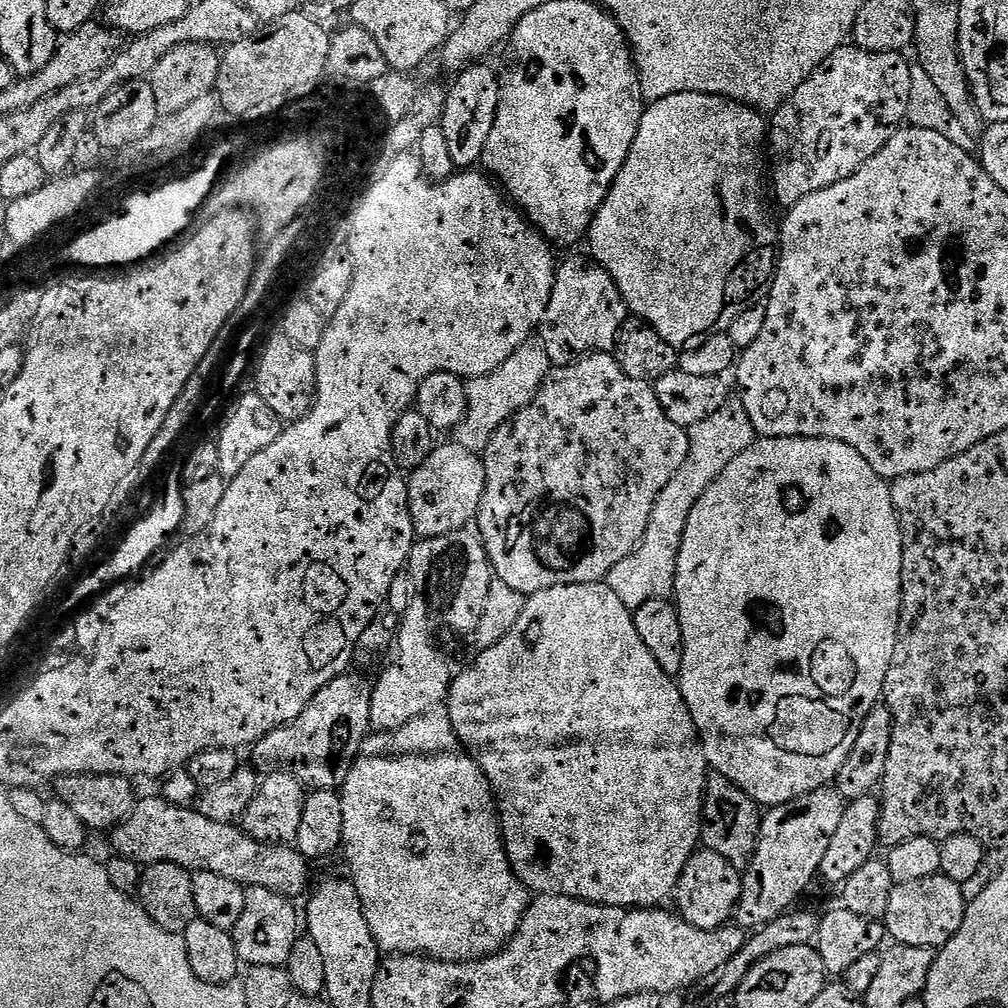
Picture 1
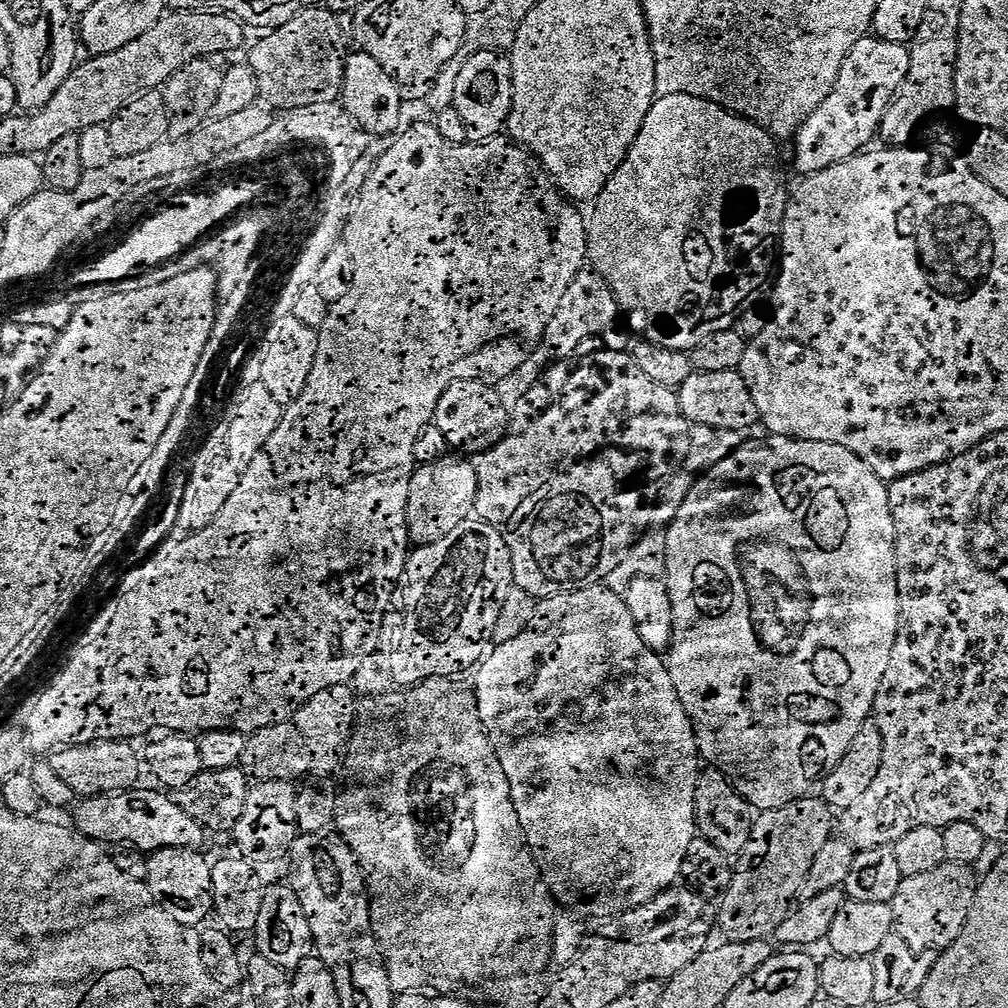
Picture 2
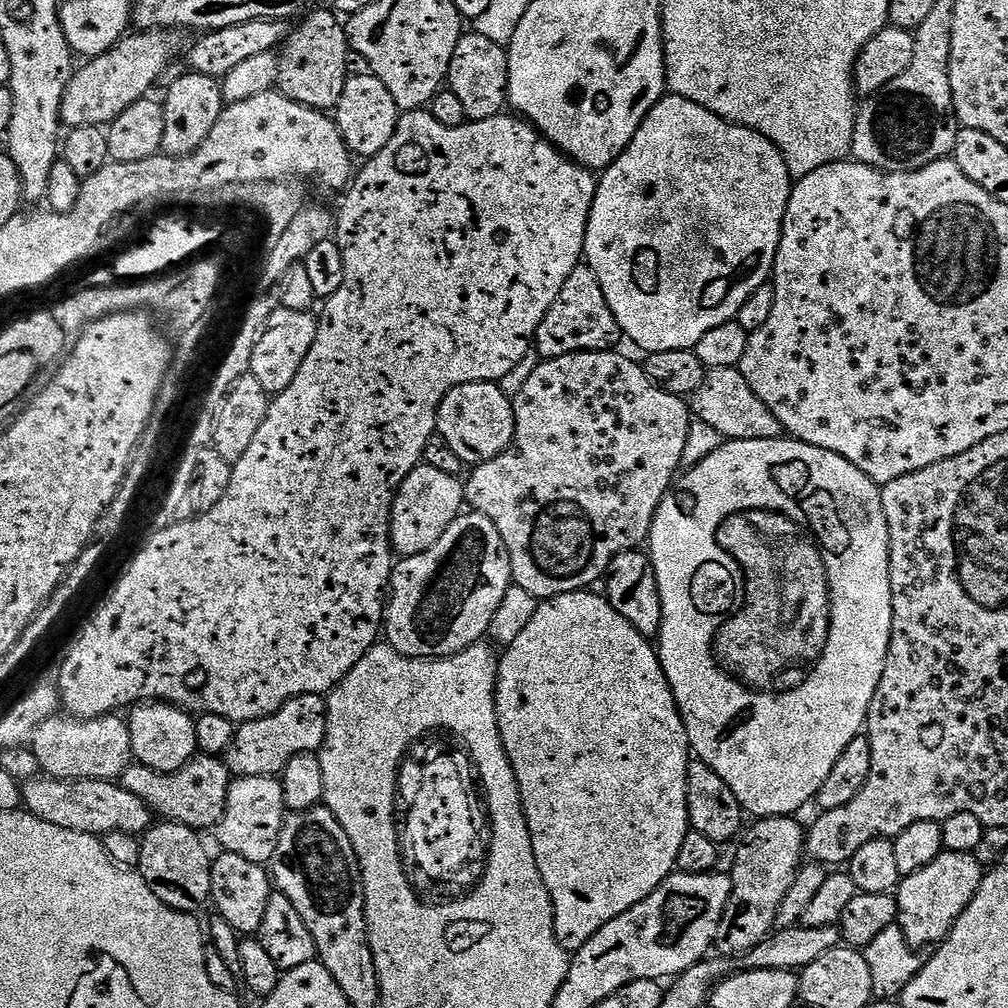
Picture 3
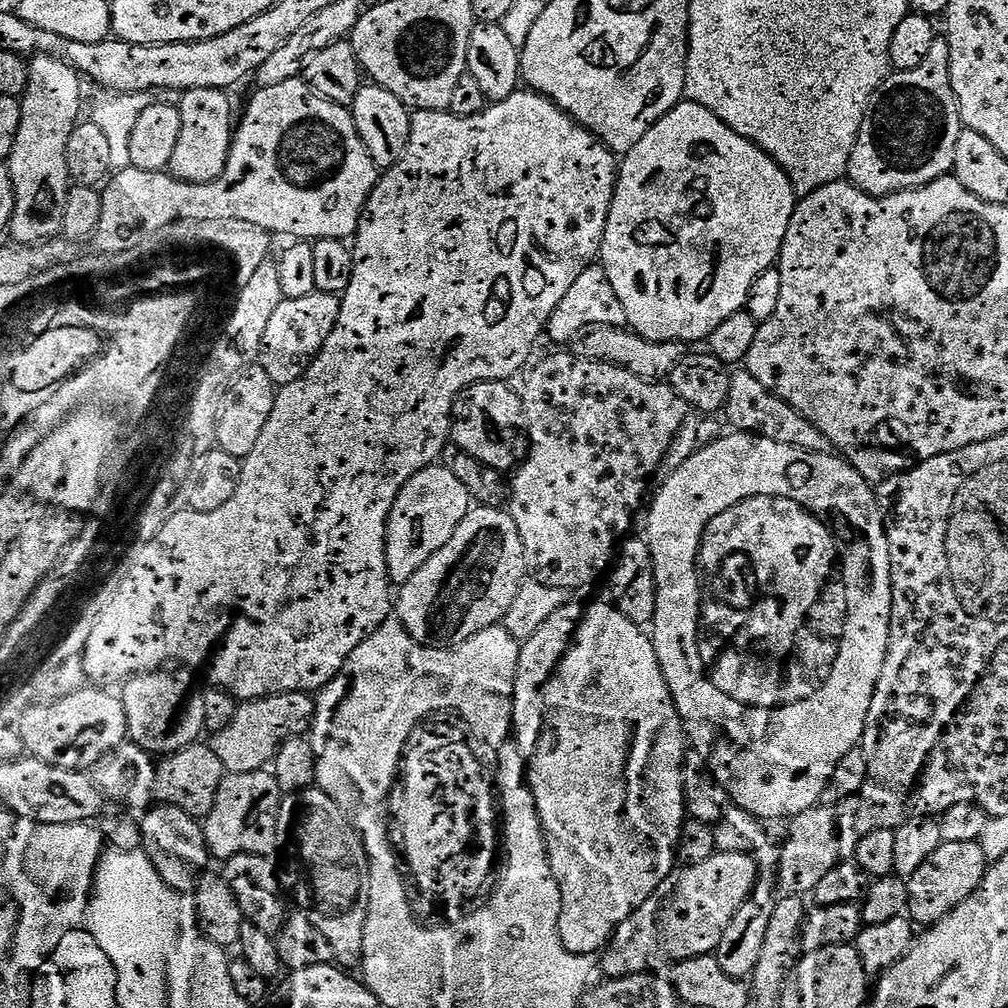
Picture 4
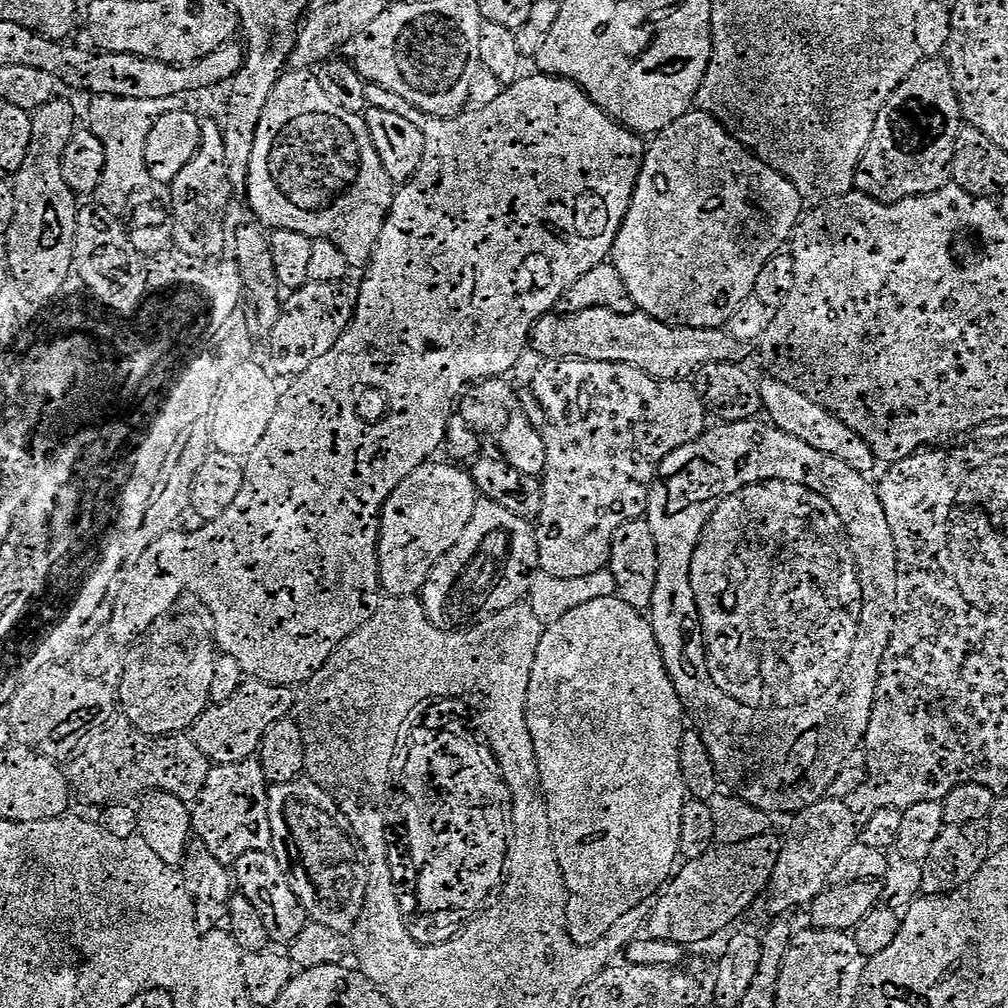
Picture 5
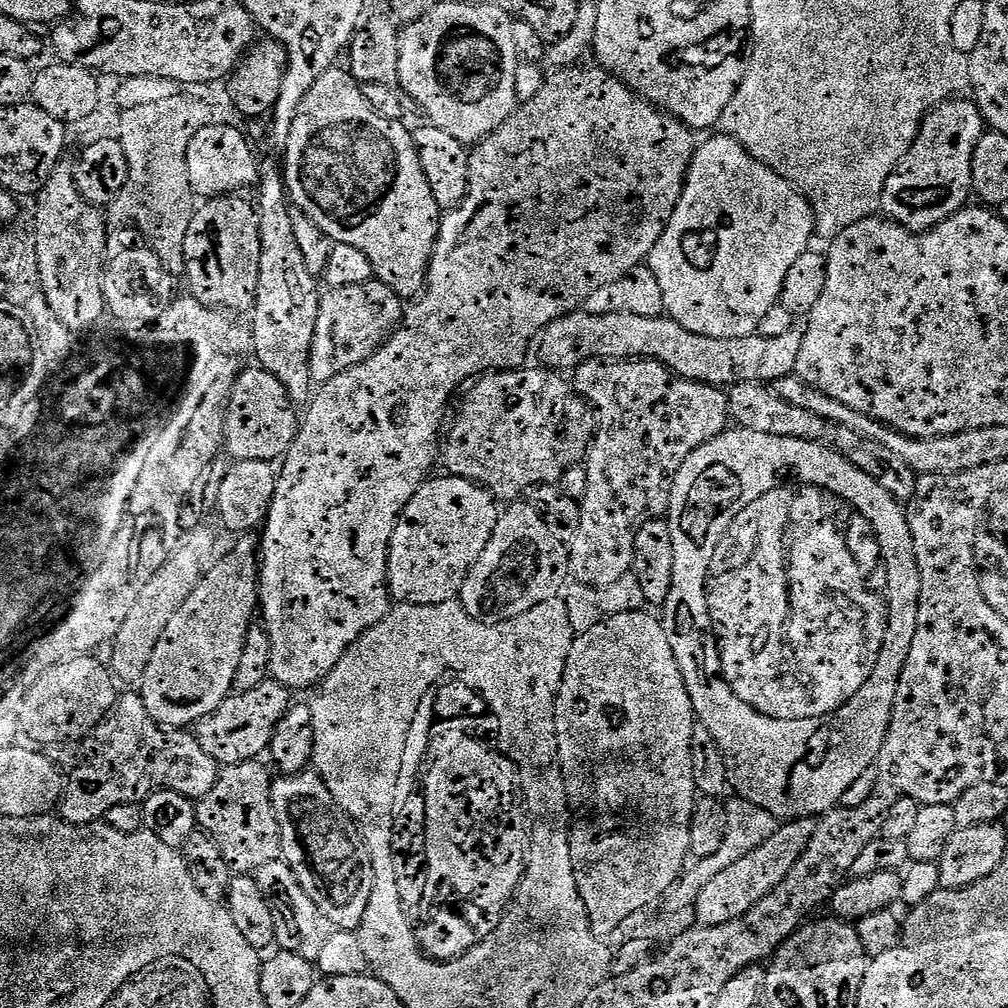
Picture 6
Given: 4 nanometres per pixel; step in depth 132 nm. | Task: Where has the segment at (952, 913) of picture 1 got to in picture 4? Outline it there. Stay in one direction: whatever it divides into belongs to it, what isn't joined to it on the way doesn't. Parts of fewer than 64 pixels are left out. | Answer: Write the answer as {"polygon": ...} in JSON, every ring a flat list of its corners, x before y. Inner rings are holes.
{"polygon":[[950,842,941,844,940,848,934,850,932,857,913,876,907,877,907,915,917,925,939,924,959,904,966,902,966,898,970,898,980,889,980,883,984,881,984,875,988,872,989,867,990,862,986,858,986,854,982,854,979,843]]}

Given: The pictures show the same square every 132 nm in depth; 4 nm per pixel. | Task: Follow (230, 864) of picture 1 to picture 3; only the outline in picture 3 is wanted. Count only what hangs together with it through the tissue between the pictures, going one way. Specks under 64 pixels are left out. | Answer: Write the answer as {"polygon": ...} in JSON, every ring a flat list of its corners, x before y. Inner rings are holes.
{"polygon":[[35,778,23,785,23,807,32,815,74,830,82,834,108,838,111,832,121,832,124,836,143,837,152,827,154,814,140,798,134,798,130,790,110,780,53,780]]}

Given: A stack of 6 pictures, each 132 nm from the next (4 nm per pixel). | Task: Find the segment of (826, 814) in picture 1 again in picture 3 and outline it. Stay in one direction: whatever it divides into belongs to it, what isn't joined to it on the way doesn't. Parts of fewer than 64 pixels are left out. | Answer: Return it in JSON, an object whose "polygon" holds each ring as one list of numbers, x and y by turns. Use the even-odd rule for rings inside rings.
{"polygon":[[787,816,757,819,748,841,737,850,736,861,730,867,732,894,714,945,721,957,745,956,750,949,773,935,782,898,786,898,786,890,790,890,802,867,800,855,803,857,806,852,806,828,798,821]]}

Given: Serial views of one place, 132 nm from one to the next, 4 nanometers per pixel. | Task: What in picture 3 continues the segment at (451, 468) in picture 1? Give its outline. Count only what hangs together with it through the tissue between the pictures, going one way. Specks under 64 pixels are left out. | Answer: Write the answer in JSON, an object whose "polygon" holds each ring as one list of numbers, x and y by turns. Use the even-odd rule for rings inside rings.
{"polygon":[[421,463,410,475,400,484,396,491,396,501,392,503,392,547,397,557,413,556,422,554,446,534,446,530,456,517,461,515,466,508,466,488,457,477,450,474,442,474,442,470,434,470,434,466]]}

